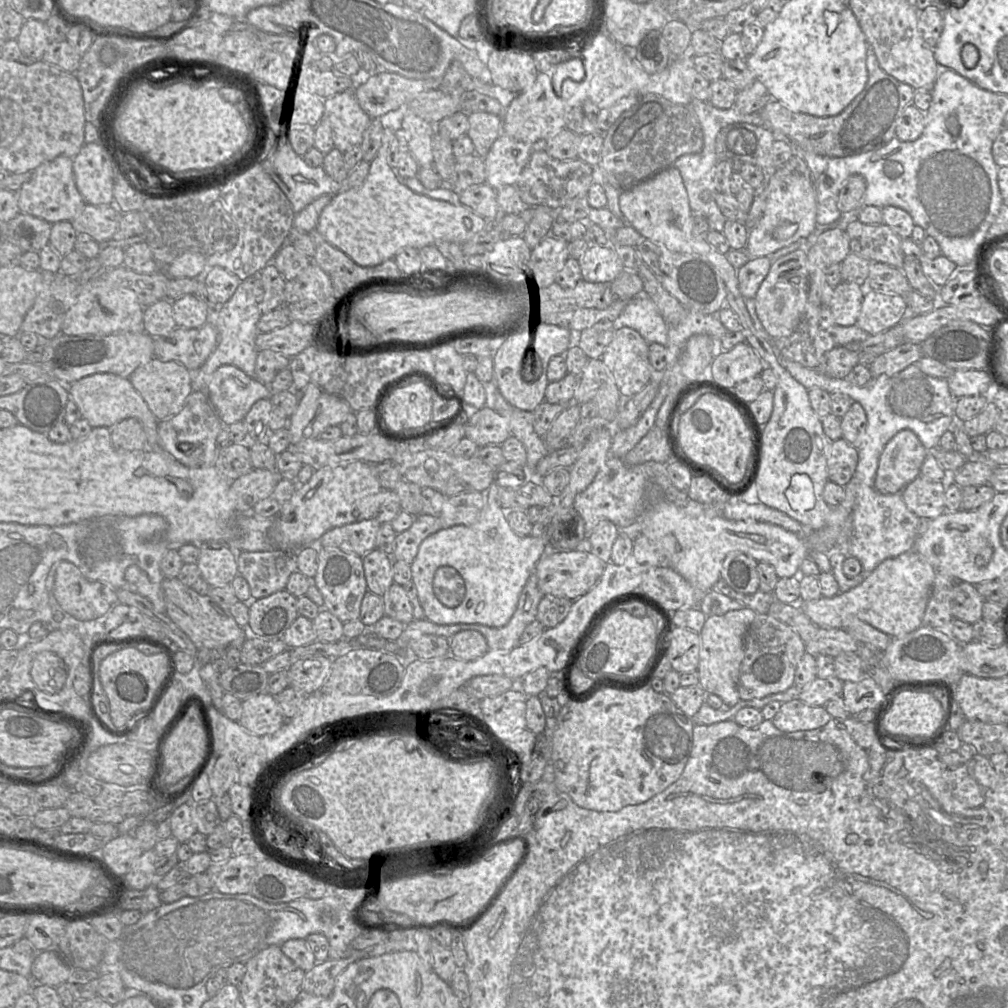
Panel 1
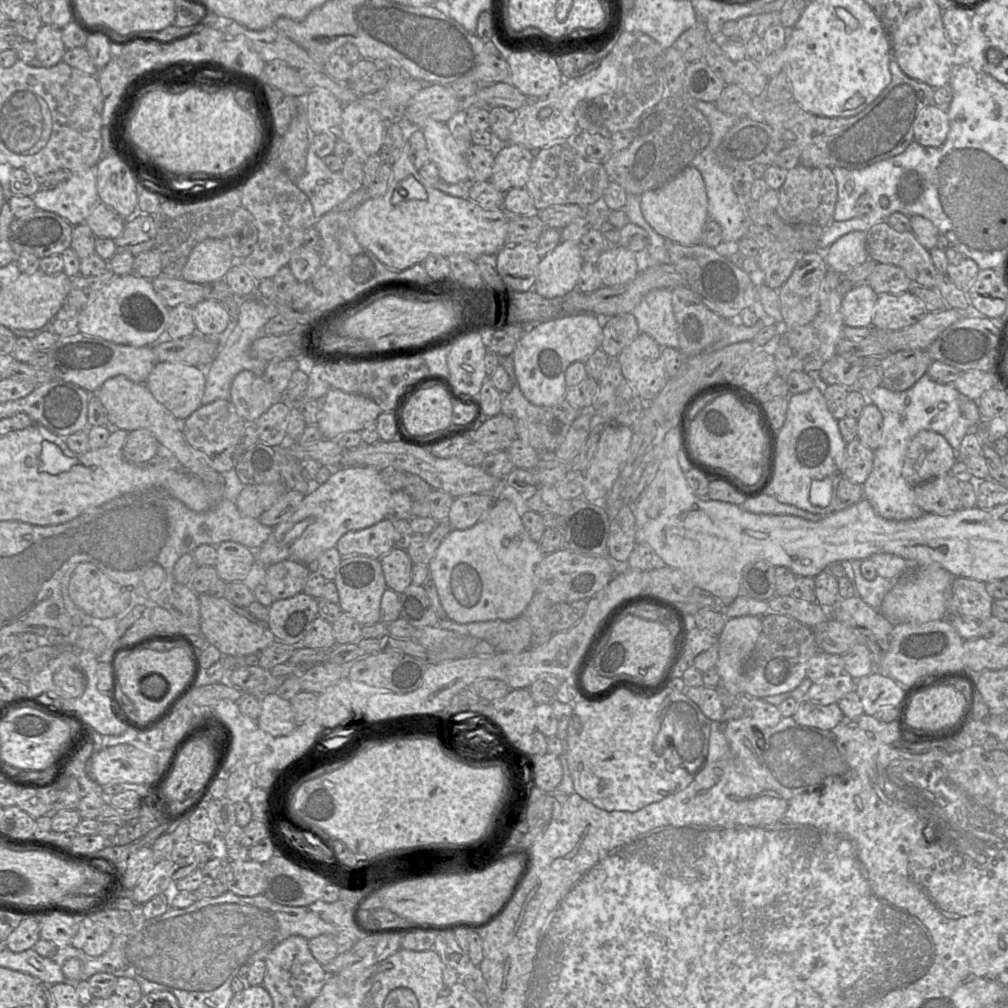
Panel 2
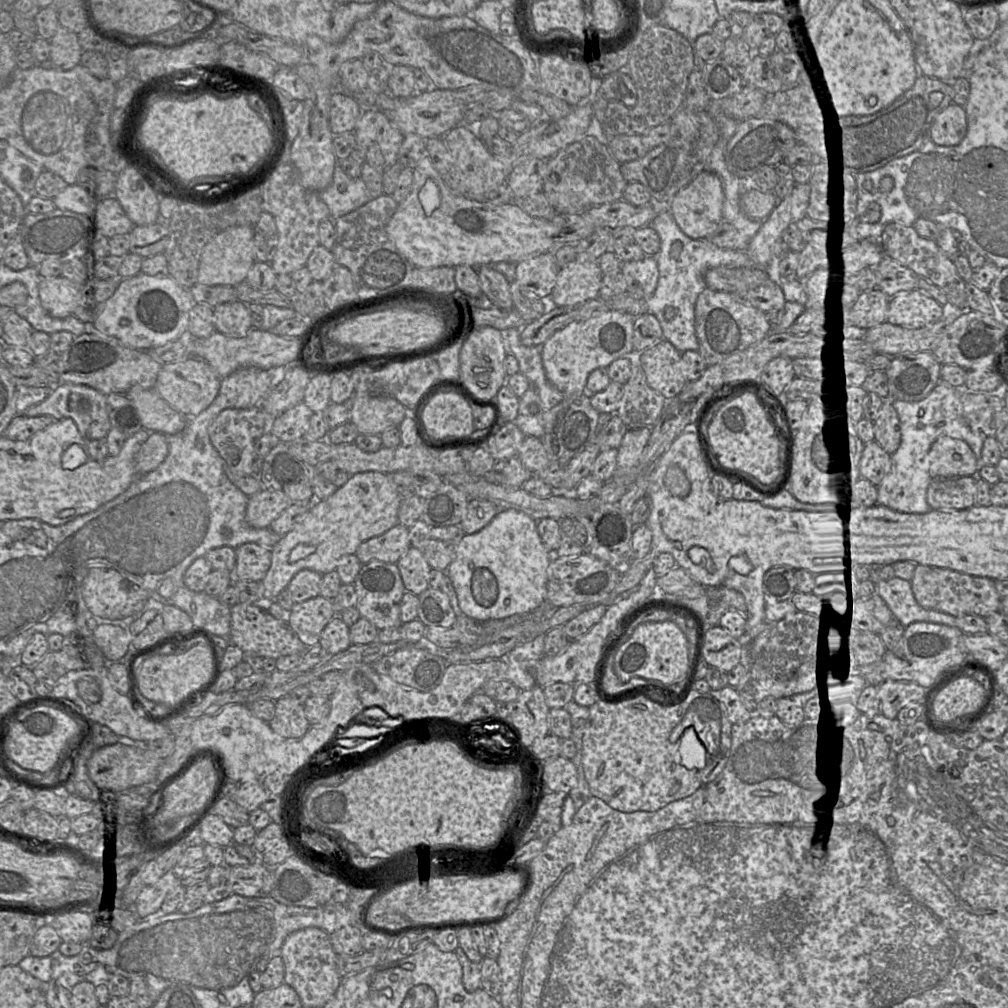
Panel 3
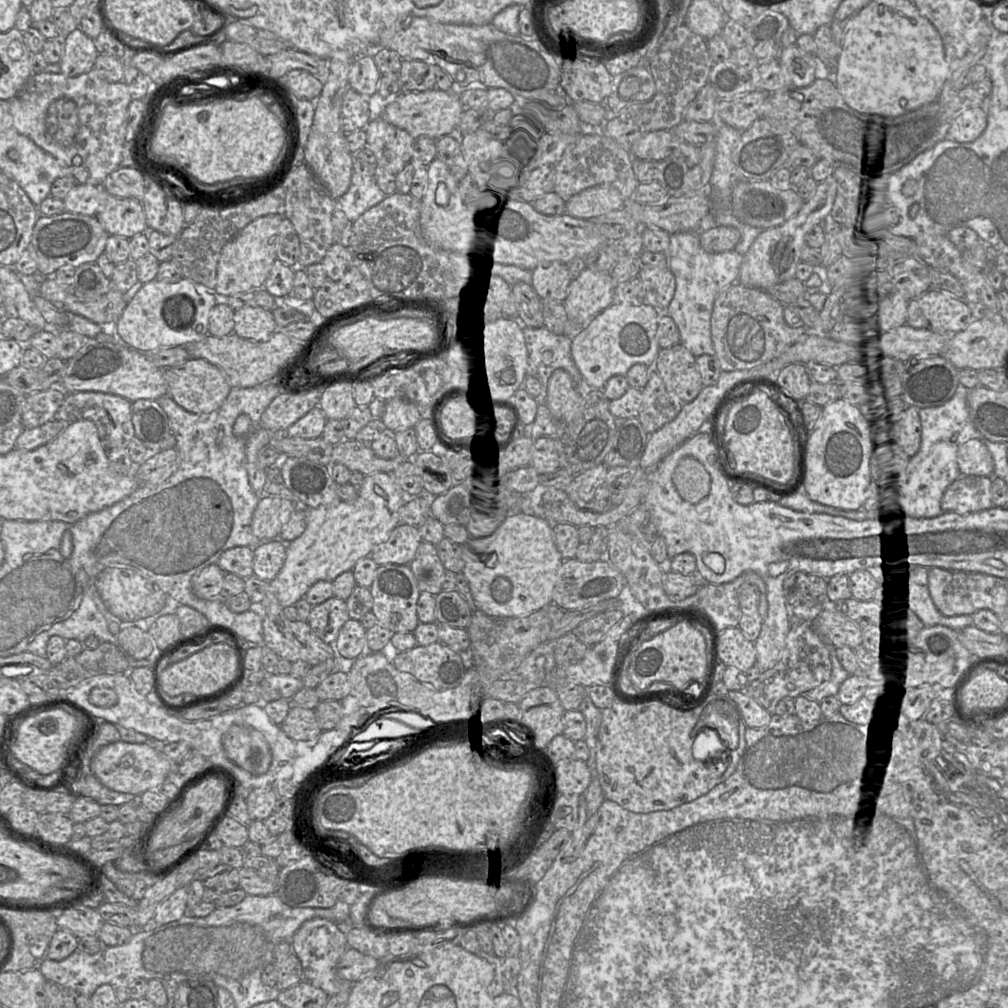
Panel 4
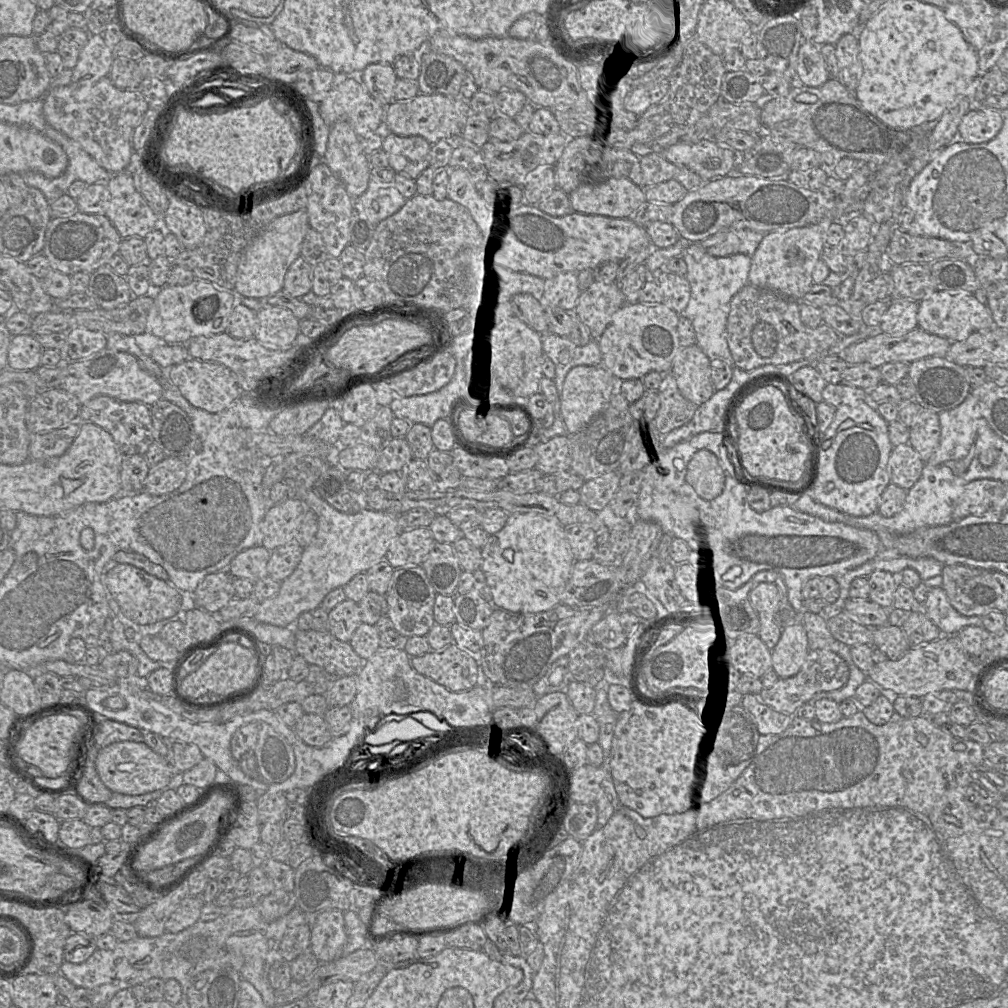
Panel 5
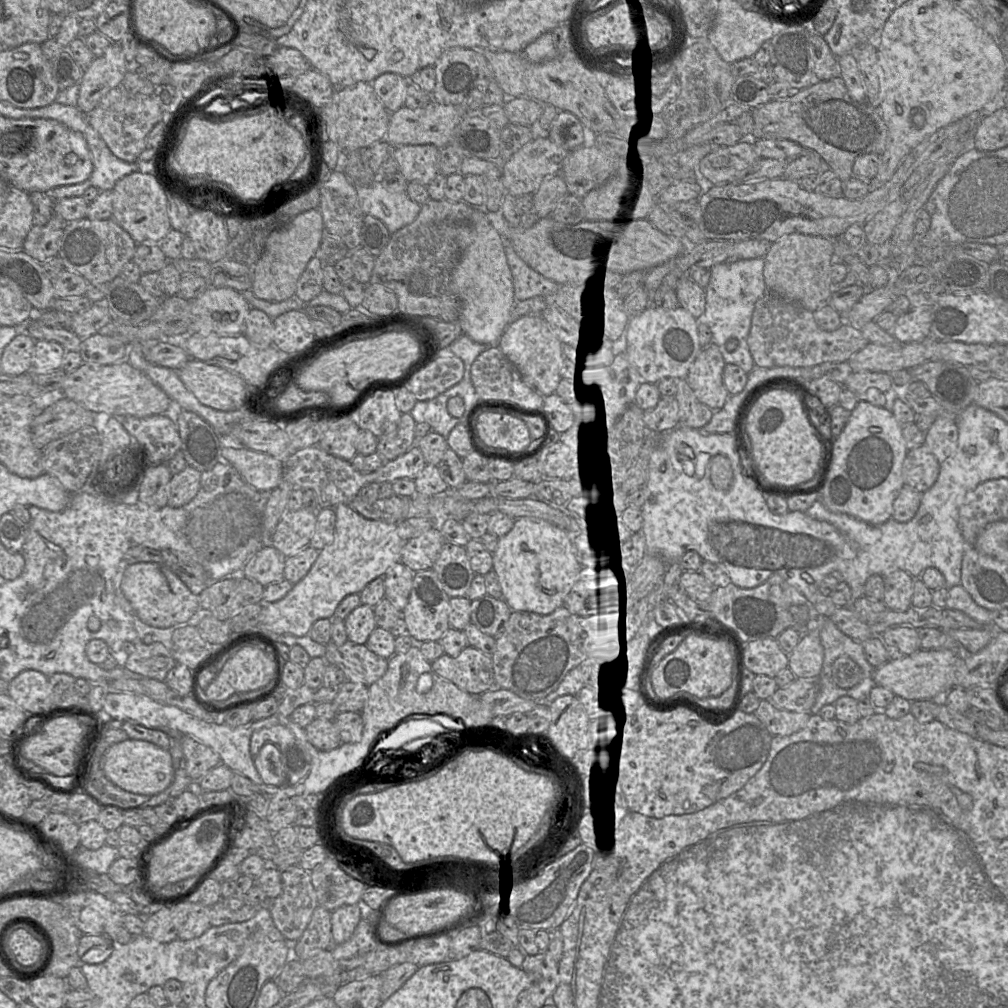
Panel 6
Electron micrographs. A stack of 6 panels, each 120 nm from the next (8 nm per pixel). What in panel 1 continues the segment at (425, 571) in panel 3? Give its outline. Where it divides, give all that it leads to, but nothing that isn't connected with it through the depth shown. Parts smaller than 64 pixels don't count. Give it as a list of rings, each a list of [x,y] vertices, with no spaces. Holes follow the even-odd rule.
[[[374,549],[363,557],[363,569],[368,592],[383,596],[394,583],[393,560],[378,549]]]

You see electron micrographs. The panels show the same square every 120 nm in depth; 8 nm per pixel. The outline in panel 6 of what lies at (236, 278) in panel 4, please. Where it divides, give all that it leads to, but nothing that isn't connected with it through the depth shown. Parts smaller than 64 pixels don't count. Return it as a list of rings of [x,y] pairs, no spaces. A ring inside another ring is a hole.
[[[318,208],[302,212],[273,230],[266,239],[264,251],[253,272],[251,290],[255,296],[267,301],[283,301],[295,296],[297,281],[308,262],[315,257],[324,231]]]

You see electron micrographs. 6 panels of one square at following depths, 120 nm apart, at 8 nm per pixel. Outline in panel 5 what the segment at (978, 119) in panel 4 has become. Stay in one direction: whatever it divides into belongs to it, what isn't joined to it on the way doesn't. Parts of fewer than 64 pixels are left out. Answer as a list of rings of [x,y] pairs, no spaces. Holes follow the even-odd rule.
[[[976,109],[967,112],[958,127],[962,142],[981,144],[992,140],[1003,126],[1003,114],[993,109]]]

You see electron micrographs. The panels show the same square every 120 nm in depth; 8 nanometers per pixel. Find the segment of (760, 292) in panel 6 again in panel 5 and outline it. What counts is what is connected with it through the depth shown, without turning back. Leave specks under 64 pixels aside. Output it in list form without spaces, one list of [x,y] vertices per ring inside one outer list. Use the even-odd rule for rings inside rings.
[[[692,242],[683,252],[682,258],[687,265],[685,277],[691,287],[691,296],[681,314],[691,321],[696,334],[696,345],[710,360],[720,359],[734,366],[726,339],[727,318],[733,296],[749,284],[751,257],[740,253],[726,257],[712,256],[699,242]]]

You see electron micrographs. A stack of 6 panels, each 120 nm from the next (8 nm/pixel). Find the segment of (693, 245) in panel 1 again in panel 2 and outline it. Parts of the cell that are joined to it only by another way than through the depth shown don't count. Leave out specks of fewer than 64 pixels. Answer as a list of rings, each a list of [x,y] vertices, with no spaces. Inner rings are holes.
[[[687,166],[676,177],[639,196],[641,212],[649,225],[668,241],[693,245],[701,241],[704,223],[709,218],[705,183],[699,170]]]

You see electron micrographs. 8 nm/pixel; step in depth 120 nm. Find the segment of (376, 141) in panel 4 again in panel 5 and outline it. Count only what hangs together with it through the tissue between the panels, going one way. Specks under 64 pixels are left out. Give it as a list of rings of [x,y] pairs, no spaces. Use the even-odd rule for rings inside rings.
[[[384,132],[381,149],[389,160],[389,167],[397,174],[416,179],[429,166],[431,144],[421,136],[399,136]]]

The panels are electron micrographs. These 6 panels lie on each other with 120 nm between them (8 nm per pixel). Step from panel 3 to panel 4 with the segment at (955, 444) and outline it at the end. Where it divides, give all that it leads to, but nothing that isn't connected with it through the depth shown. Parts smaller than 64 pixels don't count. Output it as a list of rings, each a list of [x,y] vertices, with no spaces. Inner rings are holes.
[[[971,439],[957,452],[957,464],[961,476],[992,477],[994,461],[988,448],[979,440]]]

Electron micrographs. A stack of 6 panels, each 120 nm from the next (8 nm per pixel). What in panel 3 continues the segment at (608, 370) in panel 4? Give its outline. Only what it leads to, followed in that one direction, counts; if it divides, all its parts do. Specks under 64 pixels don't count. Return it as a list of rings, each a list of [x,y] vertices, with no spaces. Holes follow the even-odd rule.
[[[608,310],[586,319],[573,321],[552,334],[541,344],[541,358],[546,377],[565,396],[579,395],[585,392],[589,374],[598,368],[607,368],[614,360],[621,357],[636,357],[641,352],[634,351],[634,322],[637,316],[617,310]]]

